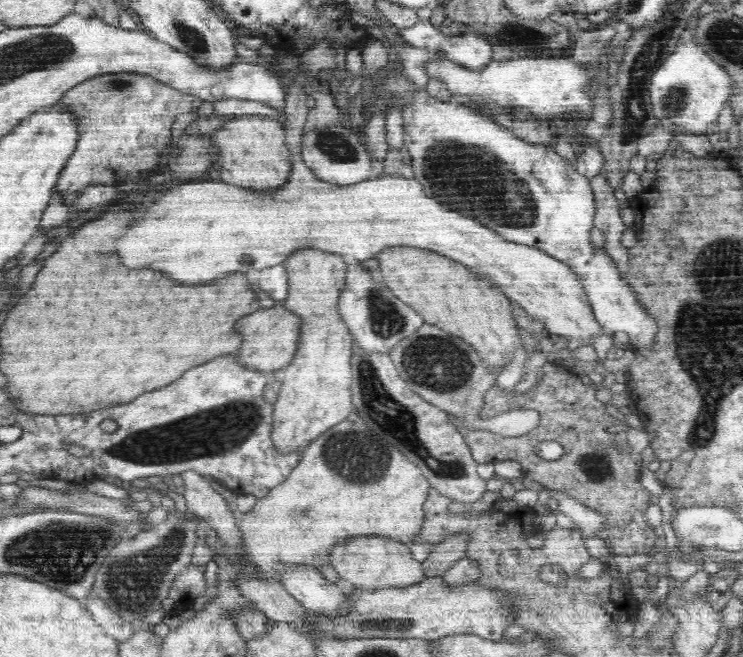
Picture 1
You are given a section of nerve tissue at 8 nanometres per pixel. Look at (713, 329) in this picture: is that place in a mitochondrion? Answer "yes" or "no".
yes

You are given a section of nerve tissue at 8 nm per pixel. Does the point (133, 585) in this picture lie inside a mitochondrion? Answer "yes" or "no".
yes

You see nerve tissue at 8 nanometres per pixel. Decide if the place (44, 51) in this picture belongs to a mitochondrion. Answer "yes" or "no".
yes

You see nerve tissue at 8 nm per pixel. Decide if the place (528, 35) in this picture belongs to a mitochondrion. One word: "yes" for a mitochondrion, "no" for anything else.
yes

